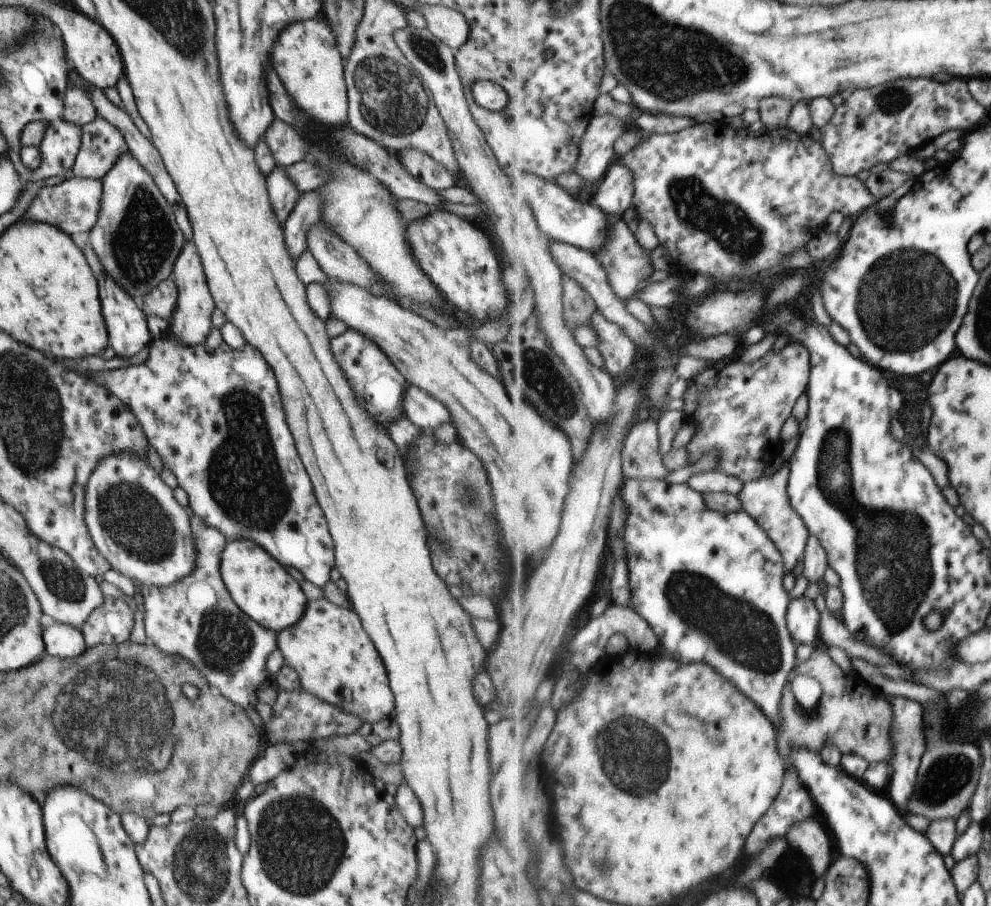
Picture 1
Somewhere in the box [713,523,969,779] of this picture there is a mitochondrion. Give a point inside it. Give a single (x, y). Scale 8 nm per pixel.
(805, 717)

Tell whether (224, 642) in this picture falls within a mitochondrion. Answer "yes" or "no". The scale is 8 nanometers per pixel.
yes

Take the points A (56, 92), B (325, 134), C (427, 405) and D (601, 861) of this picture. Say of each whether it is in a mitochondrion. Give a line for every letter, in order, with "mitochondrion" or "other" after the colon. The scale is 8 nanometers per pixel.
A: other
B: other
C: other
D: mitochondrion

